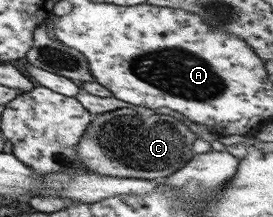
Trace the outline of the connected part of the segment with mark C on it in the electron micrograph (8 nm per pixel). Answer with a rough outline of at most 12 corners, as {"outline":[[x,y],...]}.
{"outline":[[95,115],[75,152],[91,173],[164,178],[197,136],[171,115]]}

